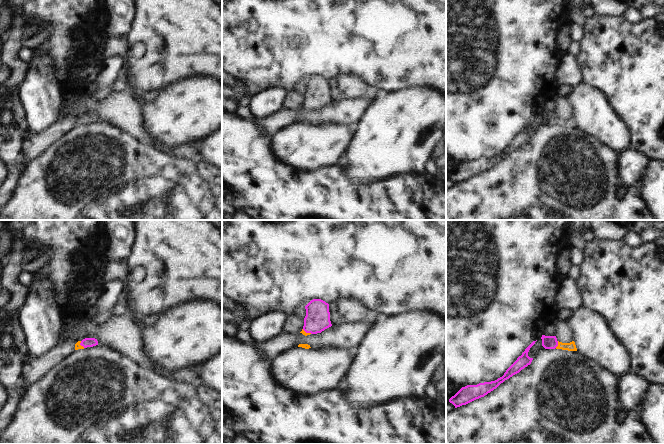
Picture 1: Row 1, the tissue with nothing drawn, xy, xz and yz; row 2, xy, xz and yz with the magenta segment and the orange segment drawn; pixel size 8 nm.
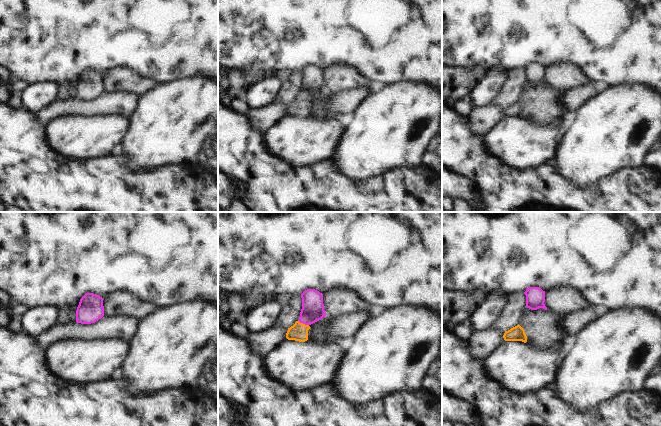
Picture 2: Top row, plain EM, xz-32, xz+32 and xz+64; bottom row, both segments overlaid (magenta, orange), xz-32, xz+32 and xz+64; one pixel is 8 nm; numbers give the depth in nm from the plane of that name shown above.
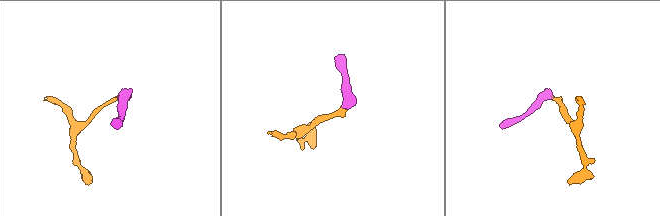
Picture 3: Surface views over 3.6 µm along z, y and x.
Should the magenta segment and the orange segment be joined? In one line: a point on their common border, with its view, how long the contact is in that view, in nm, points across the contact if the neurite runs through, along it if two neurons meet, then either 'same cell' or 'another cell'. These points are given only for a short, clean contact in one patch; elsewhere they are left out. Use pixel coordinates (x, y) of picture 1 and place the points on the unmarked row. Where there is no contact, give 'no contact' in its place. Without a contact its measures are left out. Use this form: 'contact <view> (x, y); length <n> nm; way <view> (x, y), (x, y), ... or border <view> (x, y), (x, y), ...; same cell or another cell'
contact yz (557, 120); length 60 nm; way yz (548, 118), (557, 120), (571, 122); same cell

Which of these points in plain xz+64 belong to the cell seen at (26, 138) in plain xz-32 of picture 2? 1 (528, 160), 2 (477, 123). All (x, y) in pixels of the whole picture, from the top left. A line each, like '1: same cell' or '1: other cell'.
1: other cell
2: other cell

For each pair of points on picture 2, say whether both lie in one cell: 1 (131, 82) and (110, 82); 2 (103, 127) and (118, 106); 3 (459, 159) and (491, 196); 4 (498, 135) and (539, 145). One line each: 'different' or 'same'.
1: same
2: different
3: same
4: same

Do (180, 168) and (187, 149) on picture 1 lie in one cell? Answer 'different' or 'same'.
different

